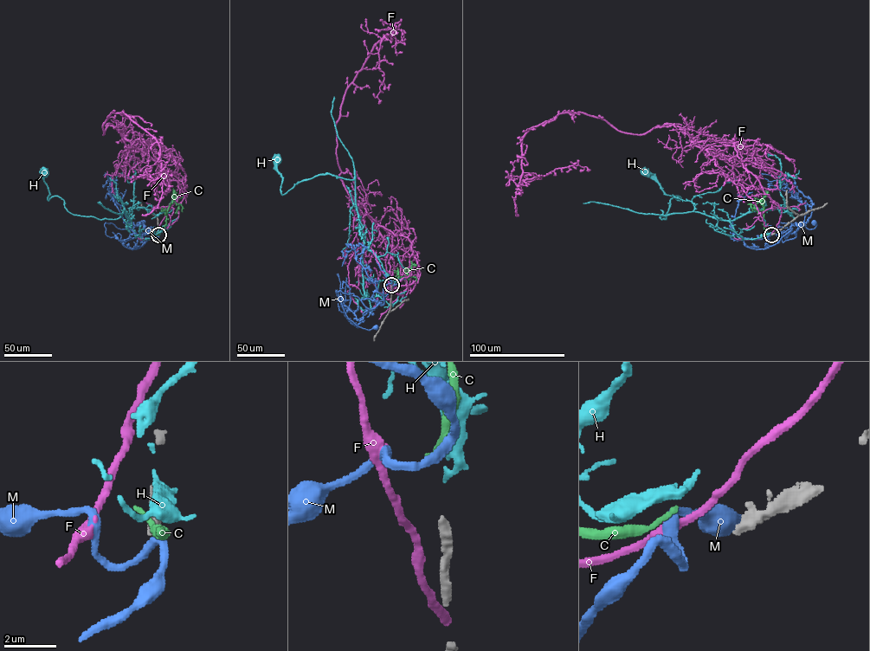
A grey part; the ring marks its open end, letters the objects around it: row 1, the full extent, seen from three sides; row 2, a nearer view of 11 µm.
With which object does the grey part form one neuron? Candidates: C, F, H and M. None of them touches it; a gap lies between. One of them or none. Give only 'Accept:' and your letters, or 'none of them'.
Accept: none of them

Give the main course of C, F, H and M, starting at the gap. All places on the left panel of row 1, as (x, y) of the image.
C: (158, 234), (165, 223), (167, 211), (173, 200), (181, 205), (182, 211)
F: (157, 234), (185, 174), (157, 143), (110, 124), (103, 134), (112, 112), (158, 145), (160, 177), (145, 170)
H: (158, 233), (142, 239), (123, 212), (118, 218), (103, 219), (70, 213), (60, 197), (48, 199), (45, 173)
M: (158, 235), (151, 228), (123, 242), (119, 234), (106, 234), (106, 222), (123, 229), (143, 222)

